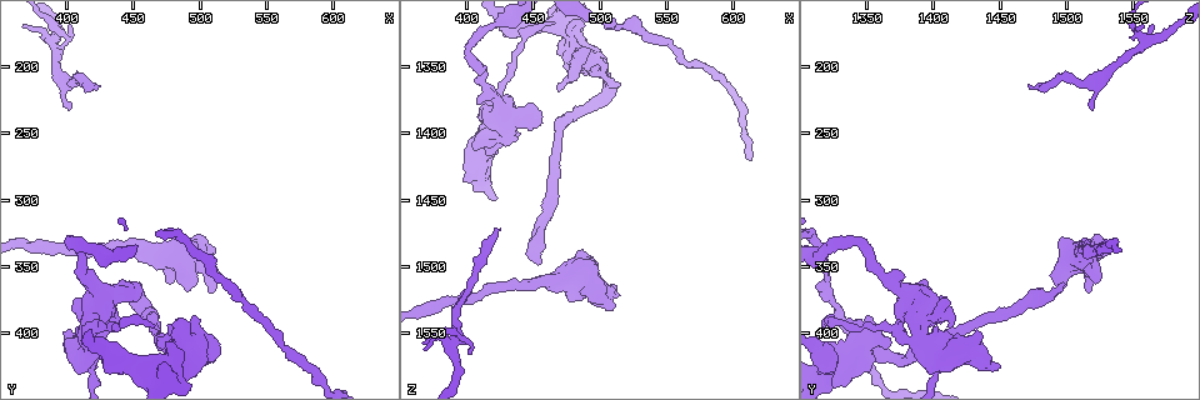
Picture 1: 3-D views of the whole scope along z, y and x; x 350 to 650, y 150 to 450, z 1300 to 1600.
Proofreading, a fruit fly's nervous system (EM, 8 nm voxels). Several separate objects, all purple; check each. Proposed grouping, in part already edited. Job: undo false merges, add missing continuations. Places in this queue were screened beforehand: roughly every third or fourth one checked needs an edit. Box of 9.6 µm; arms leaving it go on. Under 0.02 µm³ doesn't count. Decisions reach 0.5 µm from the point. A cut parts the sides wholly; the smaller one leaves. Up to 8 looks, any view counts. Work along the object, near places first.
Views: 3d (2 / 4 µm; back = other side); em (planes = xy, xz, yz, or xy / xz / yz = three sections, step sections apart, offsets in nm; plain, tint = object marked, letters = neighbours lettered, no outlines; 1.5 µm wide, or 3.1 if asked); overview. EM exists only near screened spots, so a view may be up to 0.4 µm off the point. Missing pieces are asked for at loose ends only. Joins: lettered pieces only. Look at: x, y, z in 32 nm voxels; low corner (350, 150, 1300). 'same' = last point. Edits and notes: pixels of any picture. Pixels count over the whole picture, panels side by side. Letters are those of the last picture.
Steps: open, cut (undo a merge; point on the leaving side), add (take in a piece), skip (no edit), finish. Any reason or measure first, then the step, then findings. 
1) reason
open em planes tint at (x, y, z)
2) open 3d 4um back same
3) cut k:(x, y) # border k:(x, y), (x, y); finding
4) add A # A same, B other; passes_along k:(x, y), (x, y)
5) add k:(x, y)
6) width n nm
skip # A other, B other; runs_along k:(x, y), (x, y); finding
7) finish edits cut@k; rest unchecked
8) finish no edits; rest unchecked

sudden change in width
open em planes tint at (508, 418, 1366)

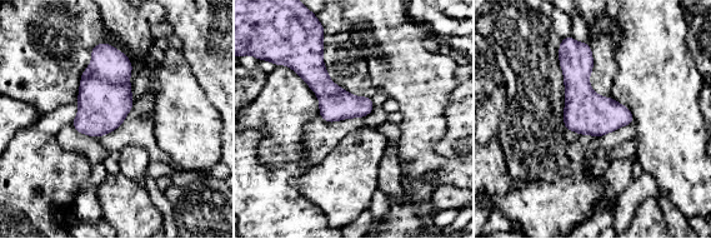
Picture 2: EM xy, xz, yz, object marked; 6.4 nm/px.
what lies round it
open em planes letters same

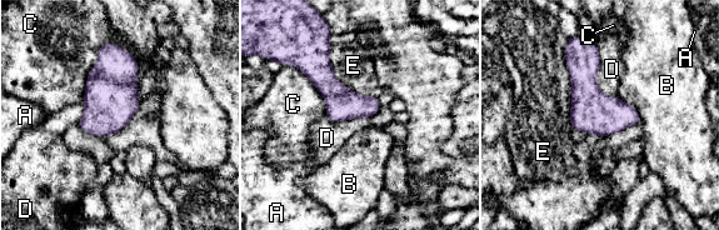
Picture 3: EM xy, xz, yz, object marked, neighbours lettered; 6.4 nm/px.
skip # A other, B other, C other, D other, E other; border 3:(594, 43), (595, 84), (617, 98); one neuron here

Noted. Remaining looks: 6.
arms part here
open em planes plain at (414, 422, 1402)

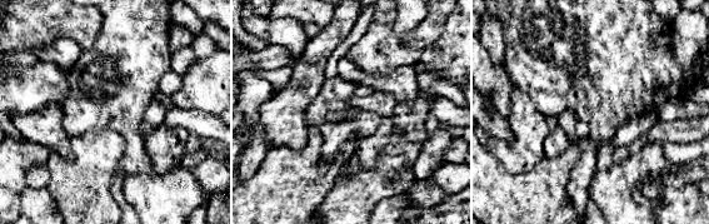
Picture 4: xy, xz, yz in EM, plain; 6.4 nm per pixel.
open em planes letters same

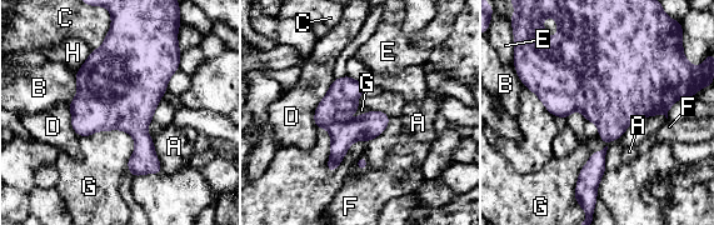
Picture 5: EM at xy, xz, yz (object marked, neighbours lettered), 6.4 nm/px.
skip # A other, B other, C other, D other, E other, F other, G other, H other; runs_along 5:(346, 79), (331, 106), (330, 168); one neuron here

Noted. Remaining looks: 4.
thin end
open 3d 4um at (400, 166, 1566)

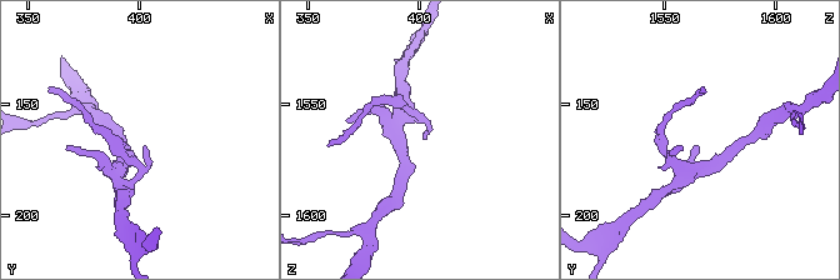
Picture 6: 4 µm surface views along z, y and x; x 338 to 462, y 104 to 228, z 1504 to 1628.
need the tissue
open em xz step 4 letters at (402, 169, 1565)

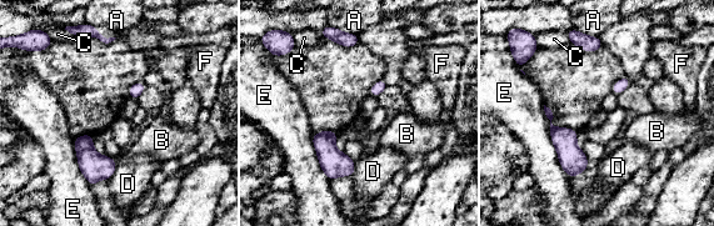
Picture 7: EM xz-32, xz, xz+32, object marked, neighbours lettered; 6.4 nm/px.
open em planes letters same

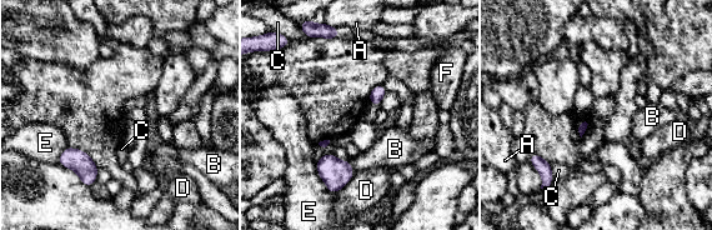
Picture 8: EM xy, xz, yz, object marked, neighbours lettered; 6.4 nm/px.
skip # A other, B other, C other, D other, E other, F other; border 8:(550, 164), (553, 179); none of them fits

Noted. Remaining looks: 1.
finish no edits; rest unchecked

